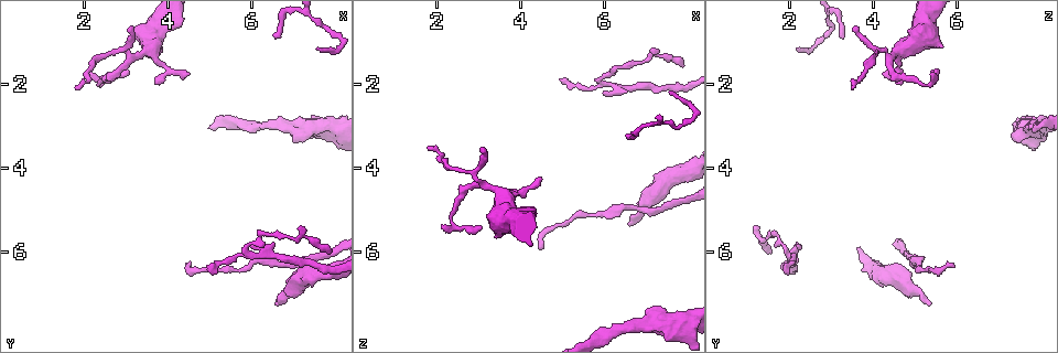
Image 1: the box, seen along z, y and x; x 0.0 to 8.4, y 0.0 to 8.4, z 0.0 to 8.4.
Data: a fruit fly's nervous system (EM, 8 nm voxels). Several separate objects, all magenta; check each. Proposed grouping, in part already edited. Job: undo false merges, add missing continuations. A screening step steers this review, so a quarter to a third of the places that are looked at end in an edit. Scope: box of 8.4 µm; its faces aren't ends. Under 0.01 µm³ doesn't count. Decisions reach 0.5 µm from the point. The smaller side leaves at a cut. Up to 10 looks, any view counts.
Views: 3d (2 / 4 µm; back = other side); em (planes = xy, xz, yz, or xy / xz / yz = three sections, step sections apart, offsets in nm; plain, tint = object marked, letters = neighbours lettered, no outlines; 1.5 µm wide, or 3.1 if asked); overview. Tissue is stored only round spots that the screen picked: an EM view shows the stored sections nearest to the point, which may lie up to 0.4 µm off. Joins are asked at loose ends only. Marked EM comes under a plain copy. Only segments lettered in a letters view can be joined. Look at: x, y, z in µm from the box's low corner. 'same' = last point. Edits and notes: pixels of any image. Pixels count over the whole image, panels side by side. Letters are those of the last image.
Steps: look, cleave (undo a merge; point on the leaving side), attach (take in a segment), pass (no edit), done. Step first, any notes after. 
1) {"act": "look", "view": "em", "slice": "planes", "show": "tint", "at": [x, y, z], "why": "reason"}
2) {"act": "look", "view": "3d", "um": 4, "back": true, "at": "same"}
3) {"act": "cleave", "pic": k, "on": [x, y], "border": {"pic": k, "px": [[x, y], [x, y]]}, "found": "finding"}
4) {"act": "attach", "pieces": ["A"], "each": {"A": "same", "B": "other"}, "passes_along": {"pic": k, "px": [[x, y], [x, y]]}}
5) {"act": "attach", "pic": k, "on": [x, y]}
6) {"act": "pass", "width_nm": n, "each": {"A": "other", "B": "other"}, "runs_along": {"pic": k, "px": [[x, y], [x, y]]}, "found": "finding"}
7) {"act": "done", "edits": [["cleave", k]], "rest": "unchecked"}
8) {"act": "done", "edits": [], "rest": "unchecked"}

{"act": "look", "view": "3d", "um": 4, "back": true, "at": [4.50, 6.40, 5.95], "why": "free end"}

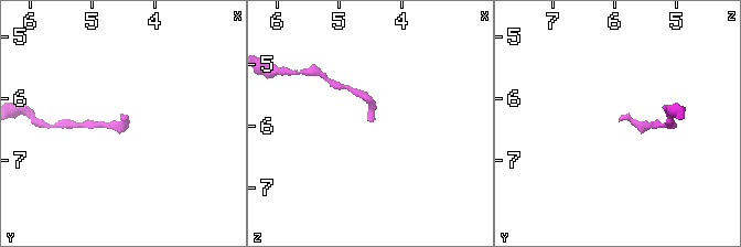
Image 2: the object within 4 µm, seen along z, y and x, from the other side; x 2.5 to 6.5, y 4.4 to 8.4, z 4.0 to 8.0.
{"act": "look", "view": "em", "slice": "xz", "step": 8, "show": "tint", "at": [4.45, 6.40, 5.95], "why": "shape alone is not enough"}

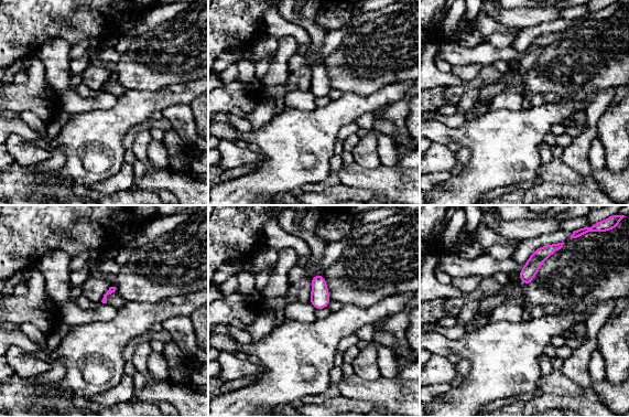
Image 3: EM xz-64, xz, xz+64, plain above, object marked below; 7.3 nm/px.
{"act": "look", "view": "em", "slice": "planes", "show": "letters", "at": "same", "why": "another direction"}

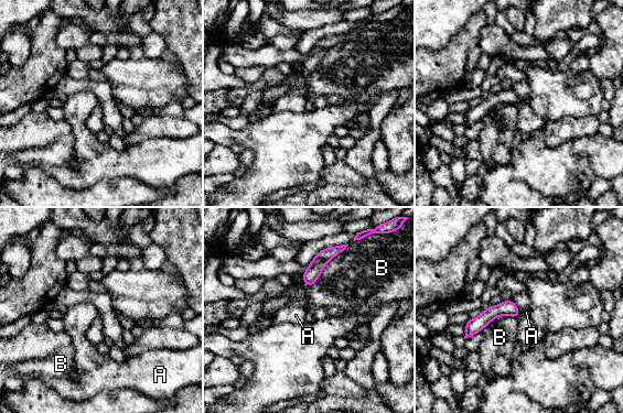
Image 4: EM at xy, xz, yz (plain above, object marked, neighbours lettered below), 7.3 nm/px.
{"act": "pass", "each": {"A": "other", "B": "other"}, "found": "none of them fits"}

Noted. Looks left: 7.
{"act": "look", "view": "3d", "um": 4, "at": [4.50, 1.80, 4.20], "why": "tapers out"}

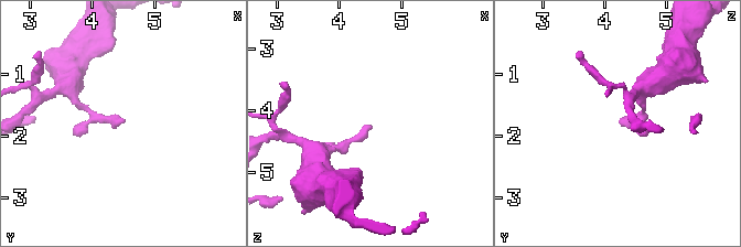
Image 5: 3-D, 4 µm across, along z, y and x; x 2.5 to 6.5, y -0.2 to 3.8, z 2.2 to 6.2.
{"act": "look", "view": "em", "slice": "planes", "show": "tint", "at": [4.50, 1.80, 4.20]}

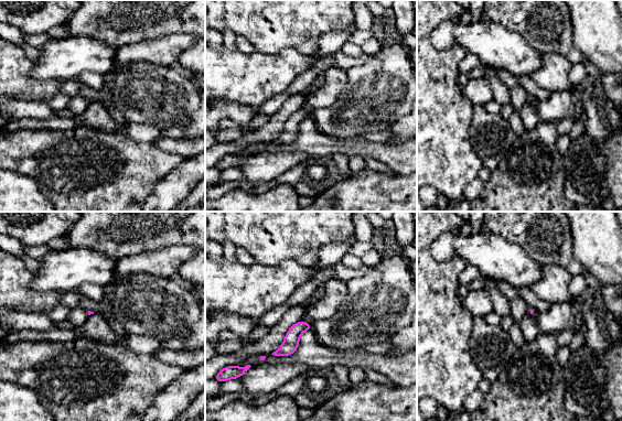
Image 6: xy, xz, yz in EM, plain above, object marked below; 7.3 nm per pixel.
{"act": "look", "view": "em", "slice": "planes", "show": "letters", "at": "same", "why": "what lies round it"}

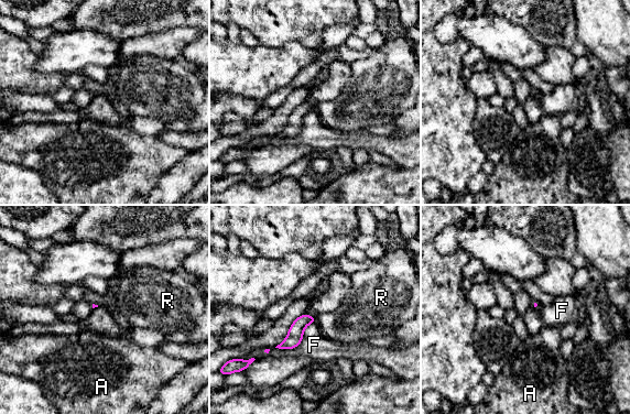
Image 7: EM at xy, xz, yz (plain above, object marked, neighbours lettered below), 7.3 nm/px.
{"act": "pass", "longest_contact_nm": ["F", 360], "each": {"A": "other", "F": "other", "R": "other"}, "found": "no lettered segment goes on from it"}

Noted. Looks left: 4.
{"act": "look", "view": "em", "slice": "planes", "show": "letters", "at": [3.10, 0.65, 3.60], "why": "free end"}

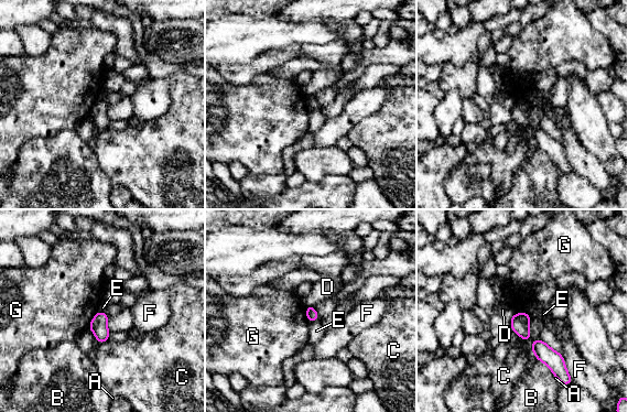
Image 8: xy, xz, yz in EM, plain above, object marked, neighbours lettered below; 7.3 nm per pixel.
{"act": "pass", "longest_contact_nm": ["B", 190], "each": {"A": "other", "B": "other", "C": "other", "D": "other", "E": "other", "F": "other", "G": "other"}, "border": {"pic": 8, "px": [[513, 313], [526, 312], [531, 318]]}, "found": "no lettered segment goes on from it"}

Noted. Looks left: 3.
{"act": "look", "view": "3d", "um": 4, "at": [6.80, 3.05, 7.75]}

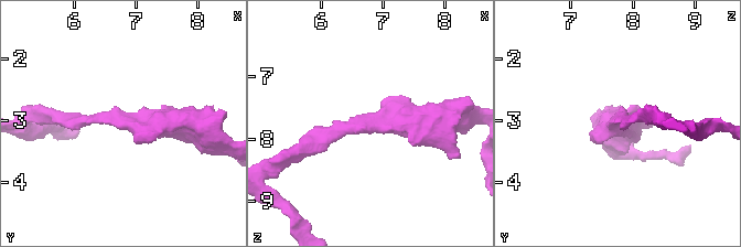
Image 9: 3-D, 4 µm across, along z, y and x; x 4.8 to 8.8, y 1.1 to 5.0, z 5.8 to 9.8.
{"act": "look", "view": "em", "slice": "xz", "step": 8, "show": "tint", "at": [6.85, 2.95, 7.75], "arm_widths_nm": [190, 380]}

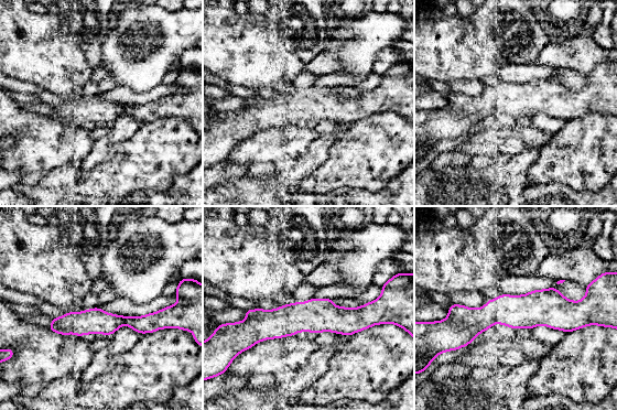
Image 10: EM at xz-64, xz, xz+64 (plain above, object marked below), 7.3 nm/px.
{"act": "look", "view": "em", "slice": "planes", "show": "letters", "at": "same", "why": "another direction"}

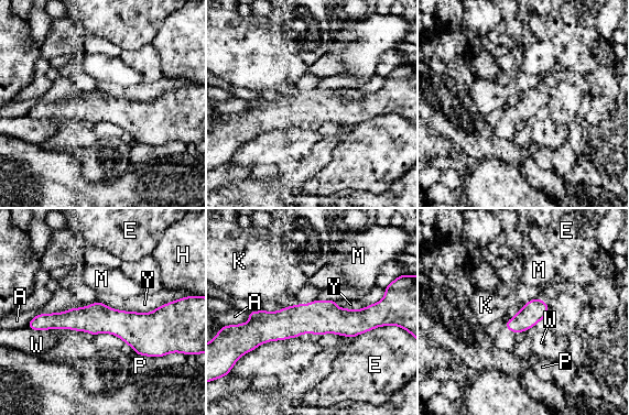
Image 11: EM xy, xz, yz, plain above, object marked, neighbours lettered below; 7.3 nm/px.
{"act": "pass", "width_nm": 240, "each": {"A": "other", "E": "other", "H": "other", "K": "other", "M": "other", "P": "other", "W": "other", "Y": "other"}, "border": {"pic": 11, "px": [[195, 296], [147, 313], [99, 302]]}, "found": "all the same neuron"}

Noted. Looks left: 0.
{"act": "done", "edits": [], "rest": "unchecked"}

